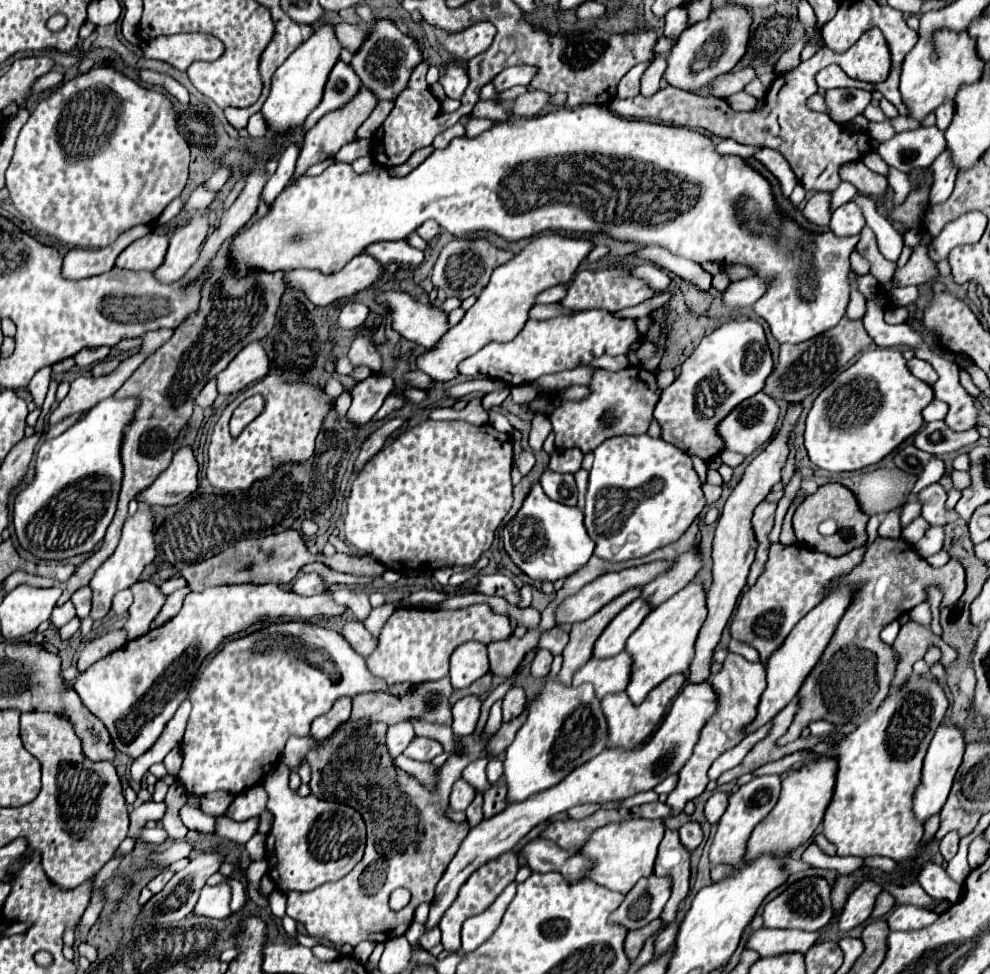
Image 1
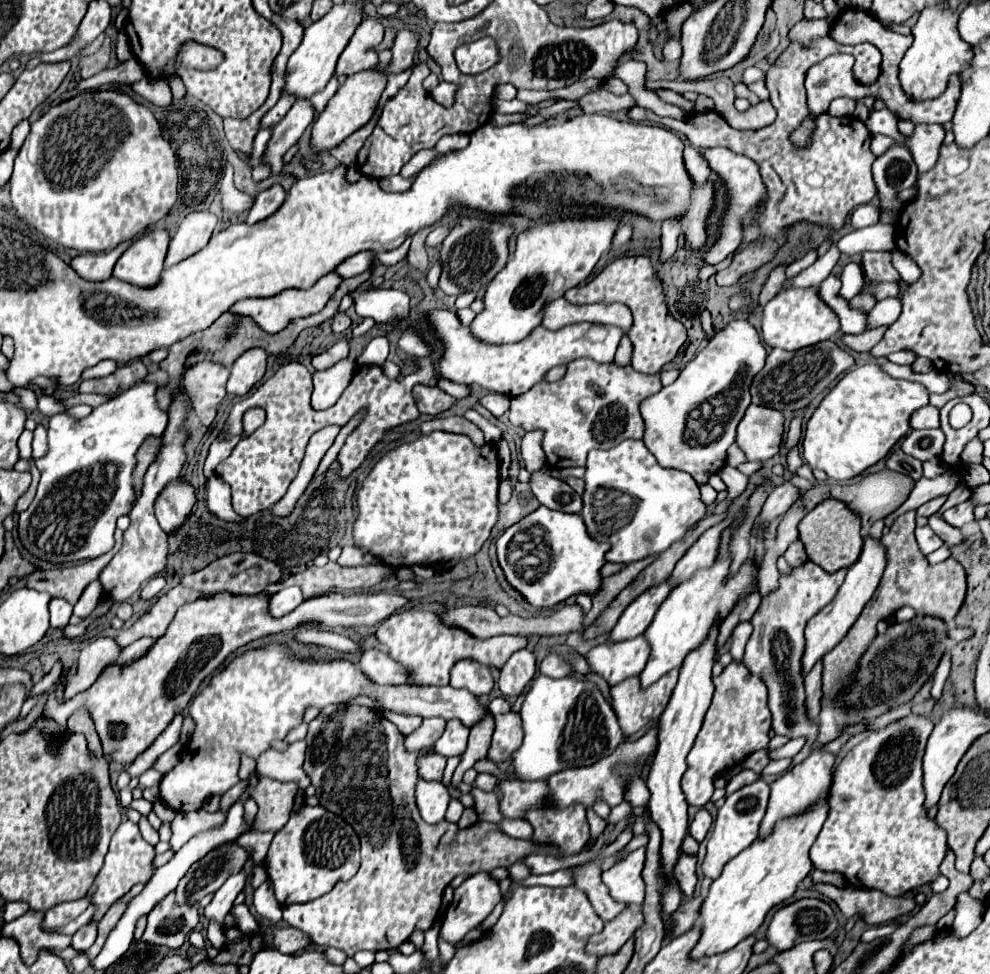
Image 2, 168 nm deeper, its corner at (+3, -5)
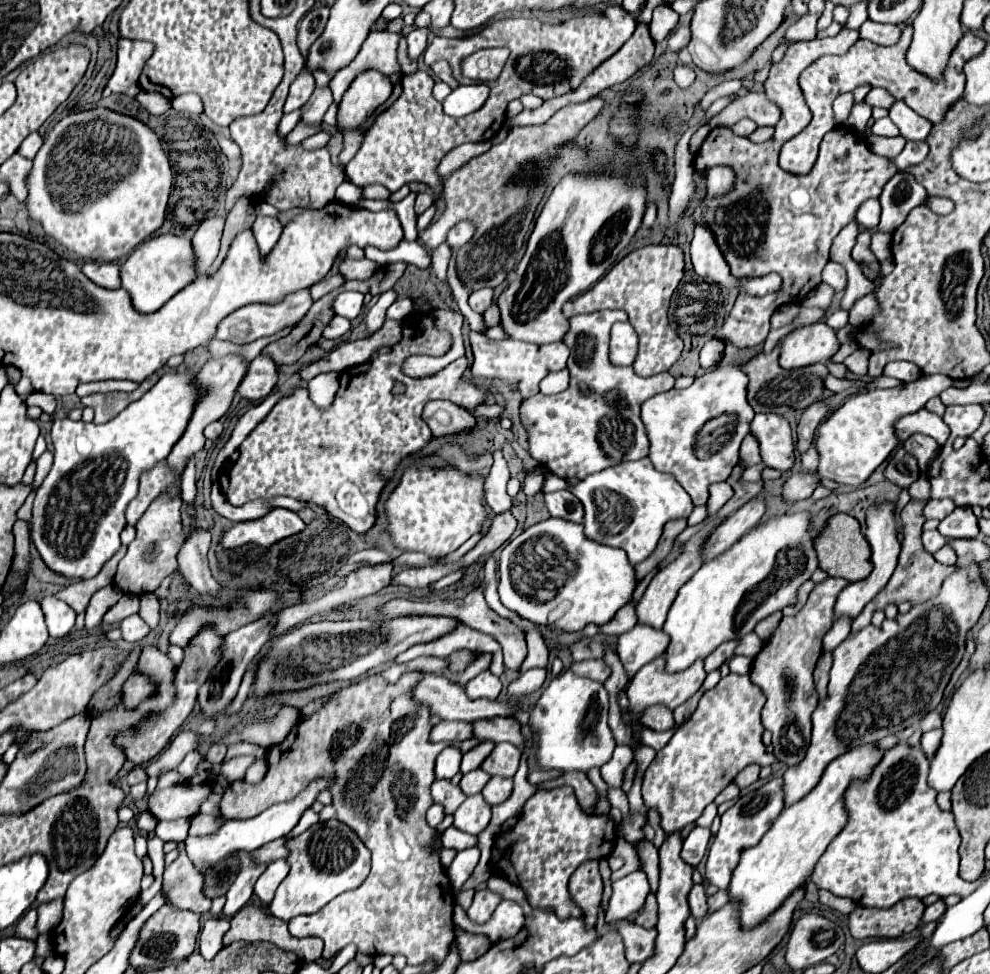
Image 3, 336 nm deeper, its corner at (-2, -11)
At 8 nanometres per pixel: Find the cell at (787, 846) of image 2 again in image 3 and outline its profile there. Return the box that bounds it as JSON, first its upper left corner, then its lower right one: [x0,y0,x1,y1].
[730,744,882,926]

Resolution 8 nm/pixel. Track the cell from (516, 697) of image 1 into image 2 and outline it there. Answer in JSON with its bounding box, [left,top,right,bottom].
[487,712,523,762]

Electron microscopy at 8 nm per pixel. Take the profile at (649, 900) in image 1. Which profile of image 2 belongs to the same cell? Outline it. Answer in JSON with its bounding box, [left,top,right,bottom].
[587,904,643,954]

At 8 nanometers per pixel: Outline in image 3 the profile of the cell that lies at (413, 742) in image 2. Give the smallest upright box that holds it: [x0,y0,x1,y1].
[430,720,474,742]

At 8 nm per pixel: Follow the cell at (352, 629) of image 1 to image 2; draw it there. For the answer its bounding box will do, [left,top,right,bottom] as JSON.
[359,648,407,684]

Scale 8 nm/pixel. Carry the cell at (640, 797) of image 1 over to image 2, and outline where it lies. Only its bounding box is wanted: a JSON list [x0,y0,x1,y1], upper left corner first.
[607,801,633,824]

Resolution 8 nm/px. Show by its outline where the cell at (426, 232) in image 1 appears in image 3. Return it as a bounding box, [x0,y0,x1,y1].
[446,220,474,250]

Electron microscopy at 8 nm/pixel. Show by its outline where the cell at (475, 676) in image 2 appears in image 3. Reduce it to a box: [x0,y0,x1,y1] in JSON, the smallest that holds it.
[466,670,502,700]

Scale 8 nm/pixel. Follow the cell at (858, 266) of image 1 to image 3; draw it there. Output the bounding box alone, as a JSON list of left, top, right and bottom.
[824,310,848,330]

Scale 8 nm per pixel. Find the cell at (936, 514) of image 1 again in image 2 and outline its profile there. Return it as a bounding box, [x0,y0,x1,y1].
[929,514,963,546]

